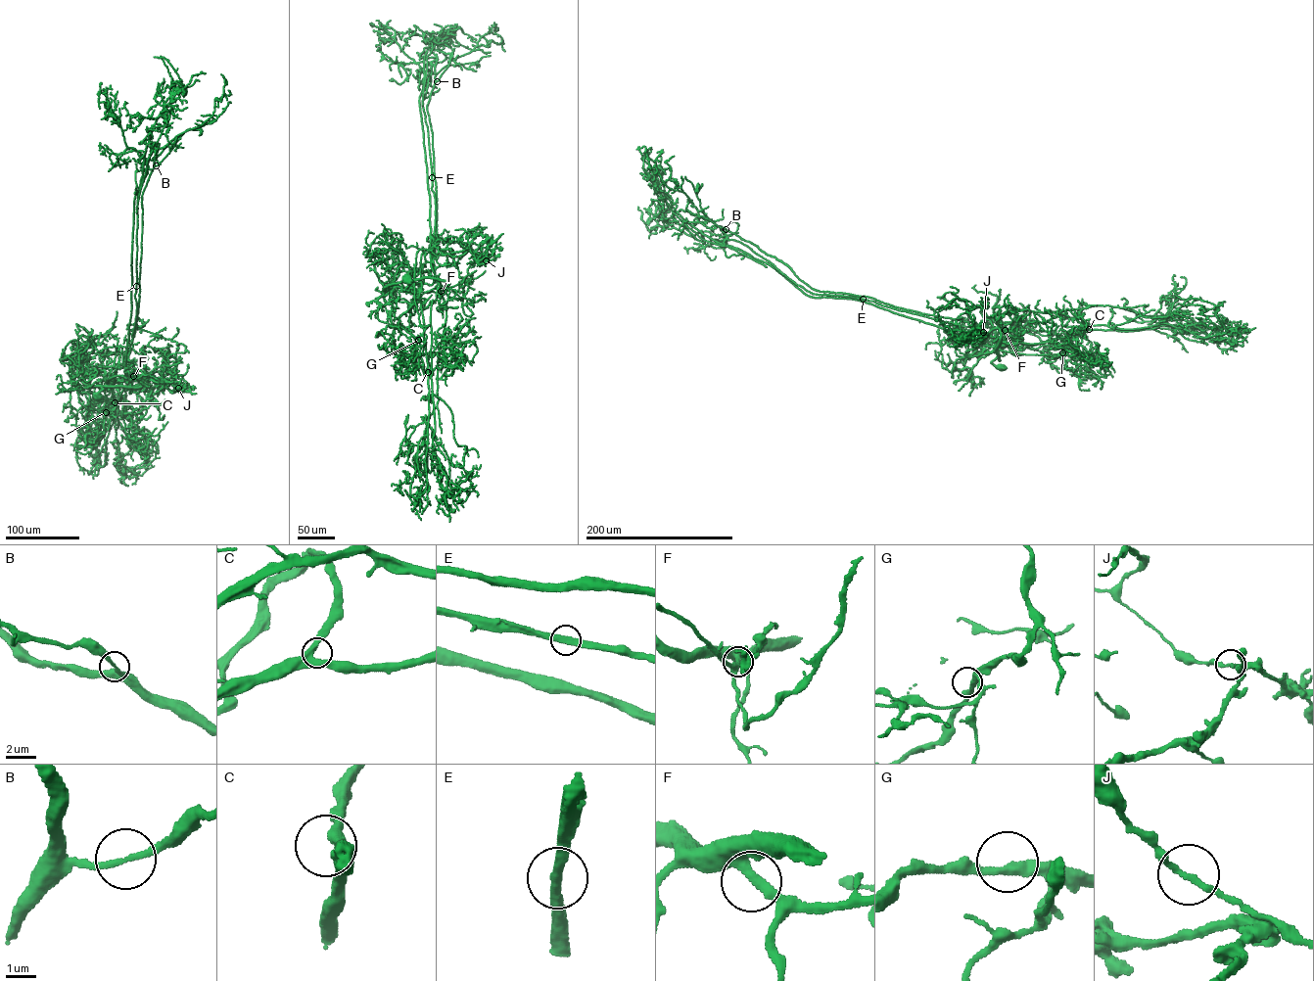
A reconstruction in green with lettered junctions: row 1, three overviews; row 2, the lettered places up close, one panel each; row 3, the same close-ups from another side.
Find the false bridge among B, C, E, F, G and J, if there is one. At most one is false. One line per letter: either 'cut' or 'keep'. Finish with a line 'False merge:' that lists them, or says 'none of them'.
B: keep
C: keep
E: keep
F: keep
G: keep
J: cut
False merge: J

